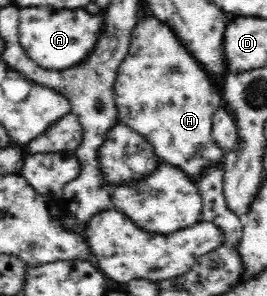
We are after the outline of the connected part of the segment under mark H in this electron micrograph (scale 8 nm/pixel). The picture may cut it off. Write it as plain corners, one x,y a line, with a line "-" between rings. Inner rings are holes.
145,17
133,29
129,50
117,70
114,101
119,122
142,134
161,162
181,168
196,182
204,168
224,161
224,150
217,147
212,137
213,115
224,105
221,89
211,82
211,76
184,47
173,29
158,18

